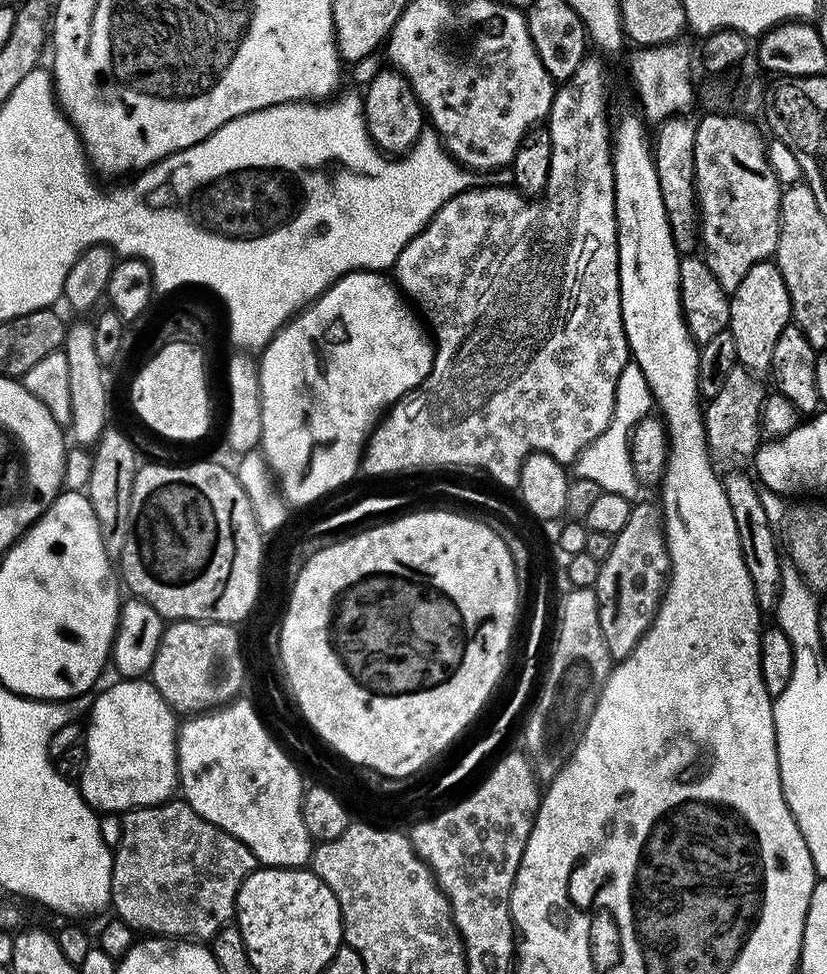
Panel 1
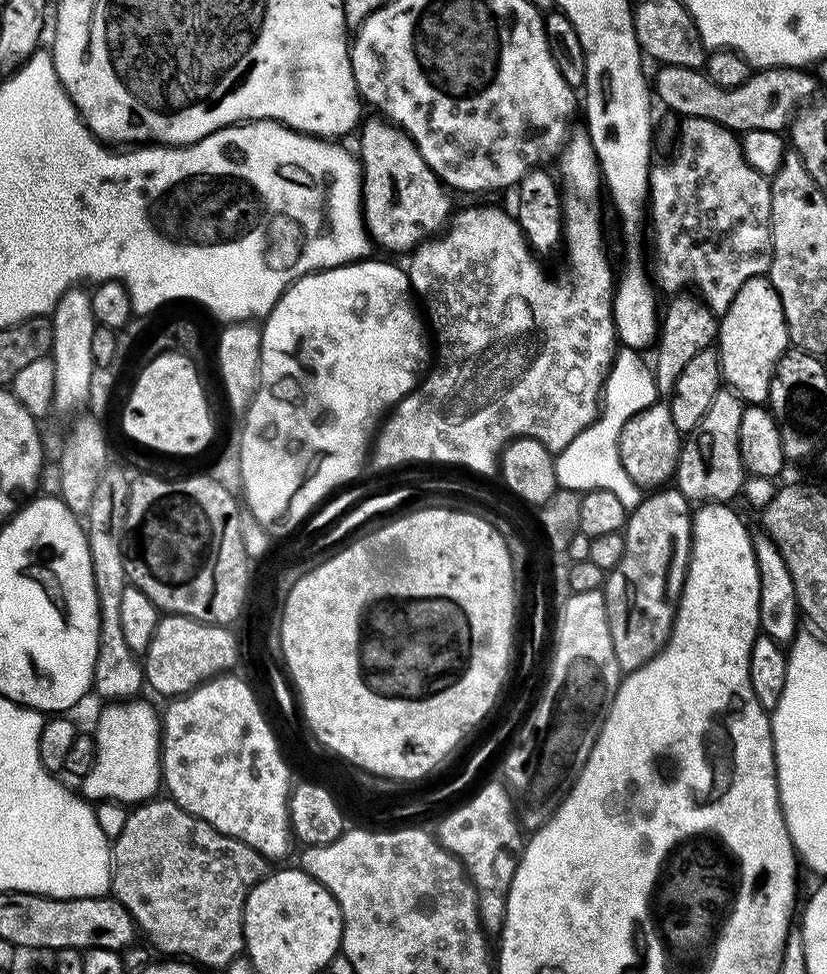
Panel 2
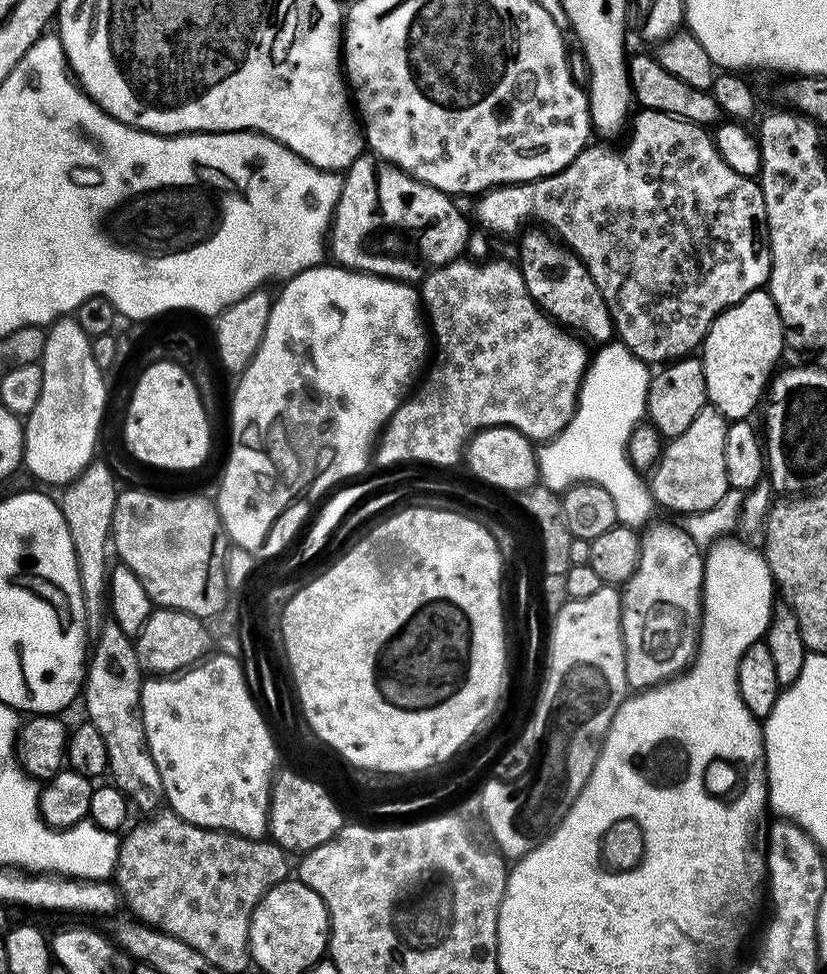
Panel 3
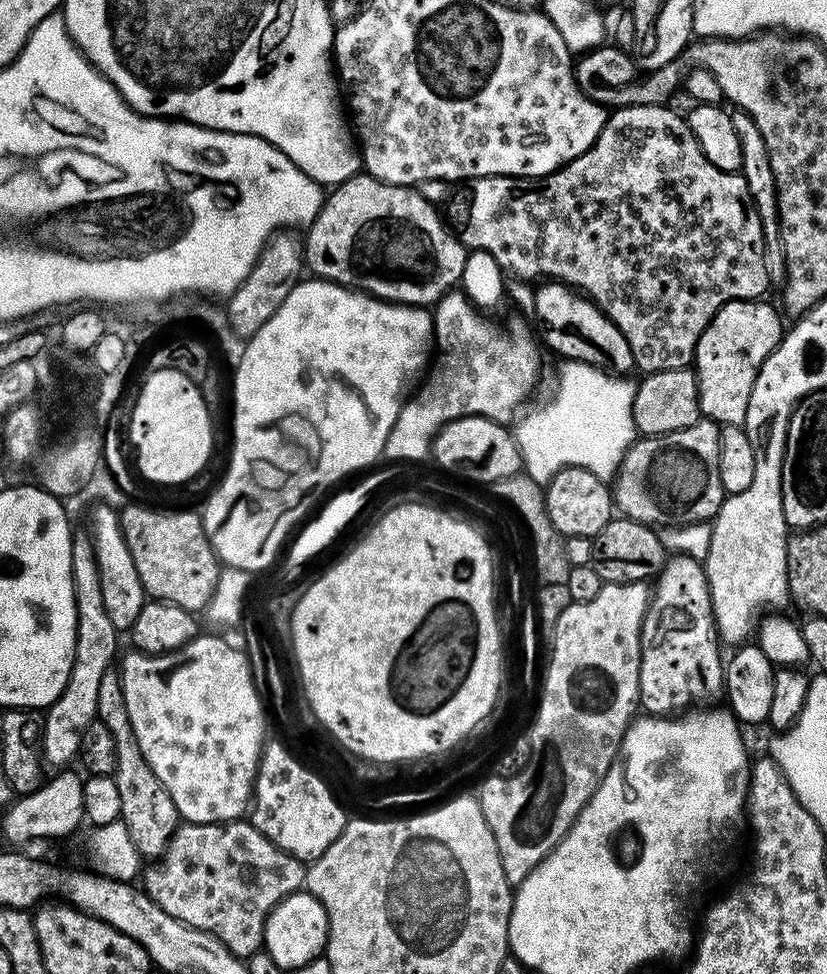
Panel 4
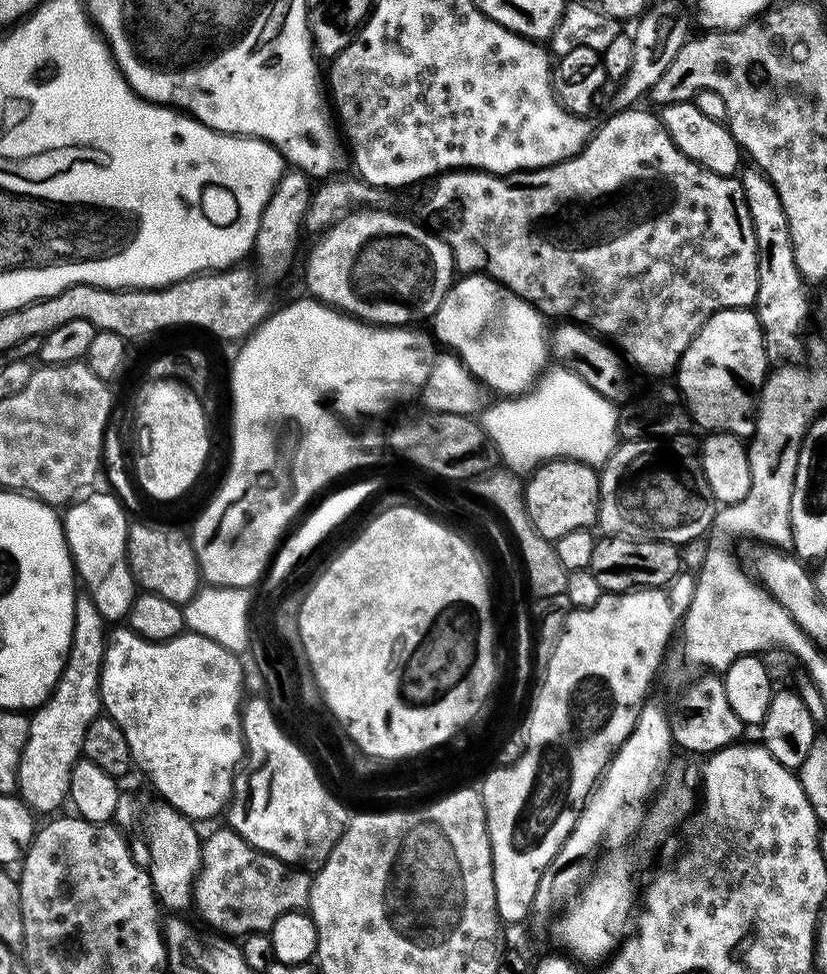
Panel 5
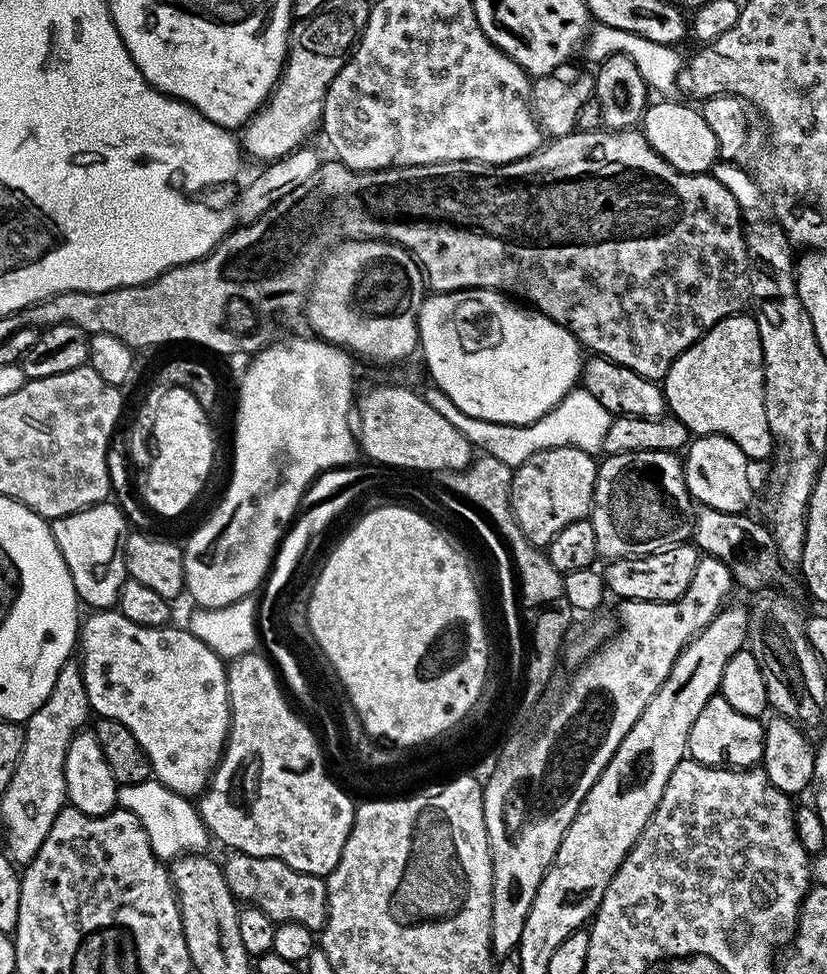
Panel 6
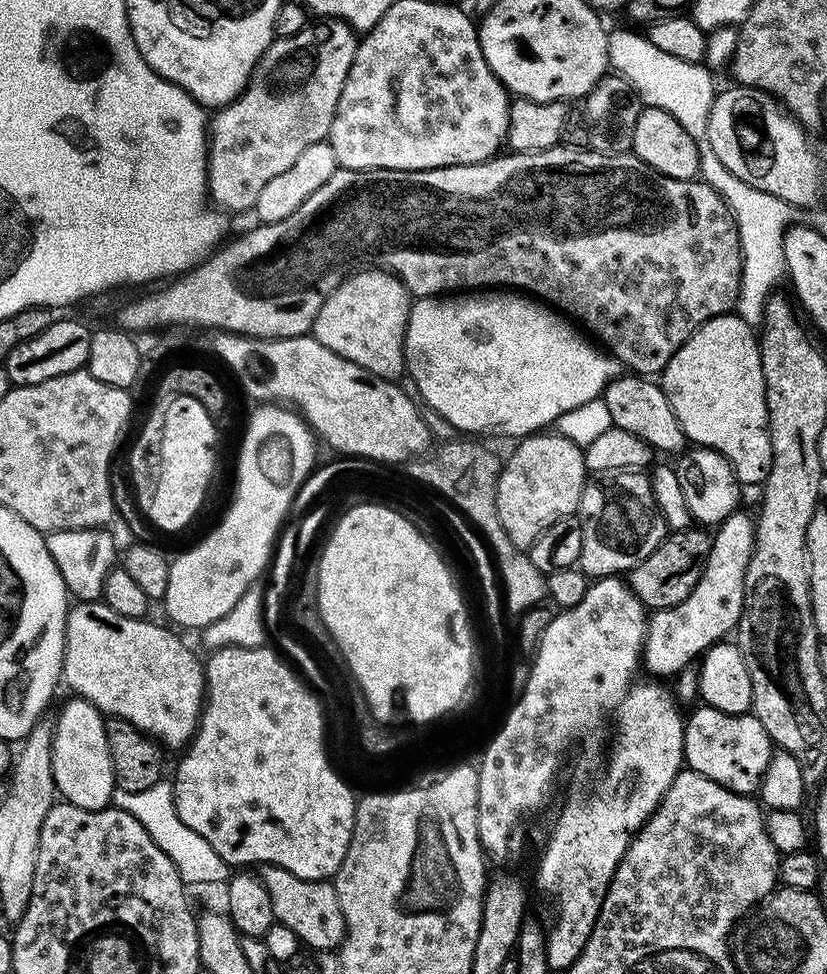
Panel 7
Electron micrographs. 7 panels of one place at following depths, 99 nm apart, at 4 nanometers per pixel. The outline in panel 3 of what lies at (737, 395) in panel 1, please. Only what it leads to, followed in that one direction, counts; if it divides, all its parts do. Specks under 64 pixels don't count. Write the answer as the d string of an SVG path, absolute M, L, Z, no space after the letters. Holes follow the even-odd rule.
M705 406L698 414L698 418L694 418L694 422L690 422L686 434L673 436L663 445L660 457L650 472L652 499L661 509L669 508L672 512L691 514L705 512L710 510L710 506L725 503L724 495L729 495L730 492L726 478L726 430L728 426L729 421L724 419L724 415L719 410Z

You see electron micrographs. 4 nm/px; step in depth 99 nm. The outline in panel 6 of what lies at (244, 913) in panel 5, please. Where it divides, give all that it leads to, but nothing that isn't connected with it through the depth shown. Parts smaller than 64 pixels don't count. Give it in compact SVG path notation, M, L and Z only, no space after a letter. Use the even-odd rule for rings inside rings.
M232 852L229 857L228 861L223 861L222 867L237 901L270 914L277 925L306 926L306 930L313 934L323 929L328 921L328 885L325 877L294 870L294 866L286 866L286 862L278 858L258 858L241 852Z

